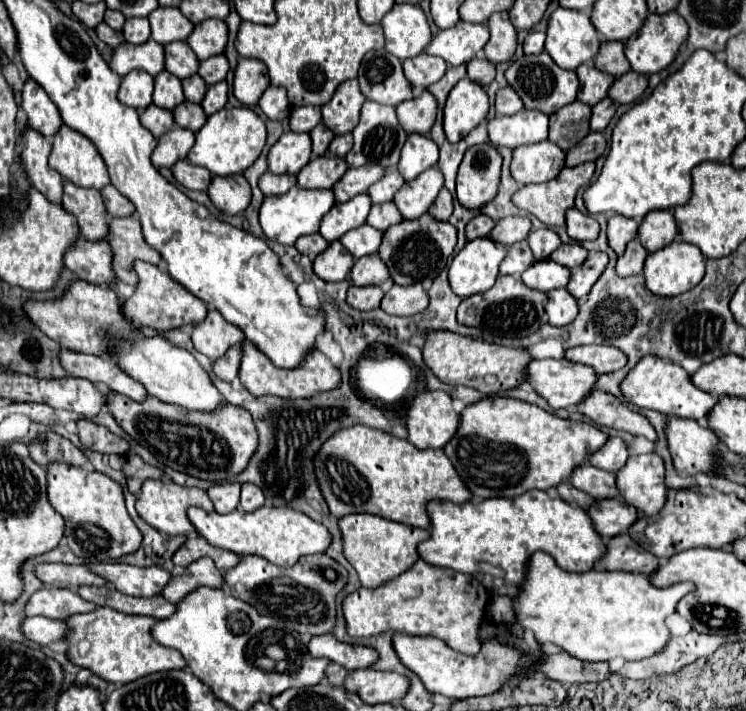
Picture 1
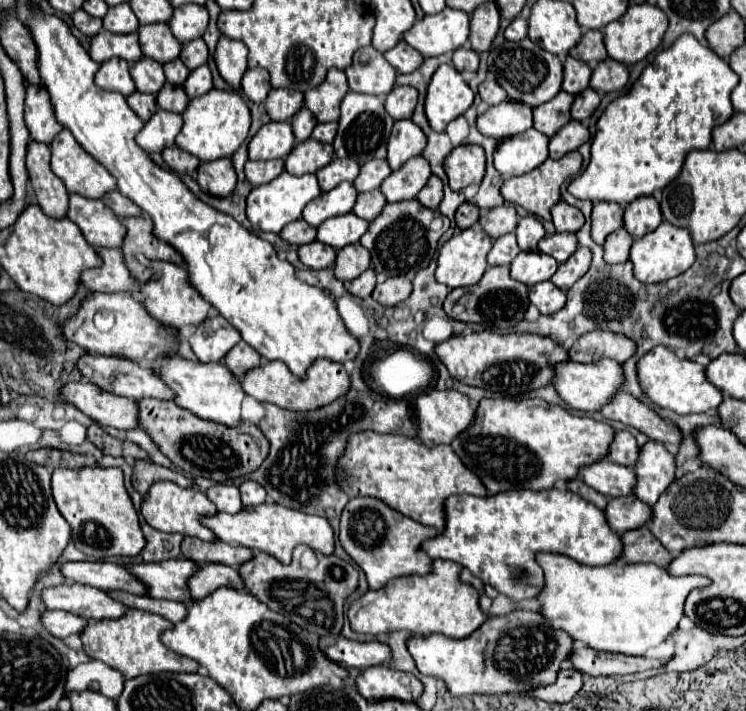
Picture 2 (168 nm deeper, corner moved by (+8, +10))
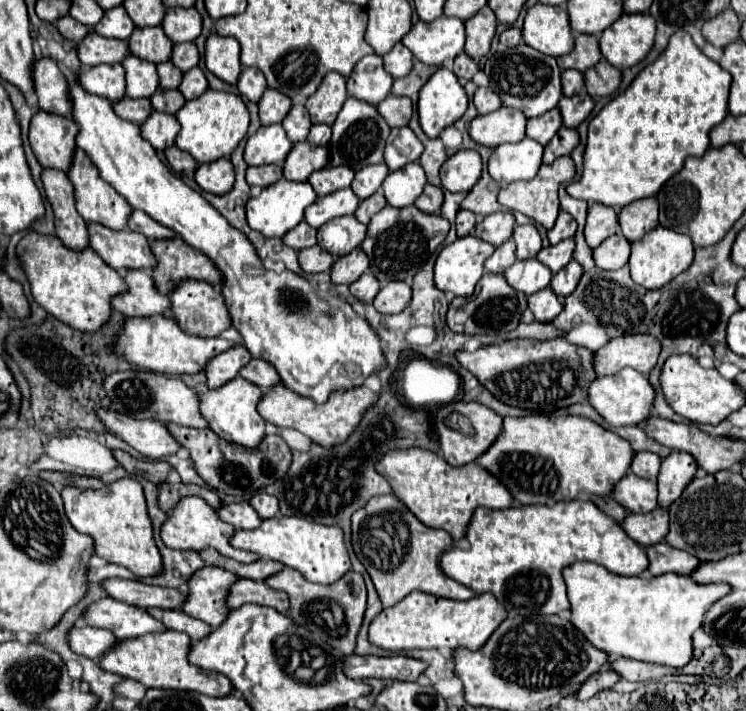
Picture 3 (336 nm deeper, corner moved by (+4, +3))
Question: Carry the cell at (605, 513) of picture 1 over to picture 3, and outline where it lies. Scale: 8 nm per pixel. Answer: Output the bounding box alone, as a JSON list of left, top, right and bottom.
[622,508,668,548]

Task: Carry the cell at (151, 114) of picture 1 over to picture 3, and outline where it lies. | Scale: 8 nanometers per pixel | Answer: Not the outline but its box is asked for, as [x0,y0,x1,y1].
[114,96,152,124]

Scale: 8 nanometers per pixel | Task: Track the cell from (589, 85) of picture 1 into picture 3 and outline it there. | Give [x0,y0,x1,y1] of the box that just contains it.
[562,70,584,96]

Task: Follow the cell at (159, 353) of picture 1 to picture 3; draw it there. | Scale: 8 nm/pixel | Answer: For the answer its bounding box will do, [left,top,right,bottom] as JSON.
[200,378,264,448]

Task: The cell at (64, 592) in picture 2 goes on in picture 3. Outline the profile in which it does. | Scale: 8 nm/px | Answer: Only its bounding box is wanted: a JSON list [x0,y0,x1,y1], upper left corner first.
[84,600,166,640]

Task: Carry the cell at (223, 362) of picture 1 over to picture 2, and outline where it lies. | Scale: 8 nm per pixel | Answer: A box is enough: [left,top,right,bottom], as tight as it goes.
[222,341,262,379]

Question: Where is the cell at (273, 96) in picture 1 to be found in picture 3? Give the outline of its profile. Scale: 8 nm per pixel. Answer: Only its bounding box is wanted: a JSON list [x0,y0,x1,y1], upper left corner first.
[238,68,266,102]

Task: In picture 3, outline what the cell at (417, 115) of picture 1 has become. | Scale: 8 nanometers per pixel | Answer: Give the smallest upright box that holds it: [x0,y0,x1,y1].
[376,94,412,128]

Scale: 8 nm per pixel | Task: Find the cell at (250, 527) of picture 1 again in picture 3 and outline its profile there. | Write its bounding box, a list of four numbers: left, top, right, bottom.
[232,516,350,584]

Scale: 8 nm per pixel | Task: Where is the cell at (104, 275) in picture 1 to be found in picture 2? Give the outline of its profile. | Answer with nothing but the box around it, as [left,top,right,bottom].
[82,249,134,291]

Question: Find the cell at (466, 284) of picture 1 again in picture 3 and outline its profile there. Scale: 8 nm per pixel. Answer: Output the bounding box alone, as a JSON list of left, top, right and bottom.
[434,234,494,296]

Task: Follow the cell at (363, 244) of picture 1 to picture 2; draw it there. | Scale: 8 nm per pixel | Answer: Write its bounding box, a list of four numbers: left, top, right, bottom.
[318,213,368,249]

